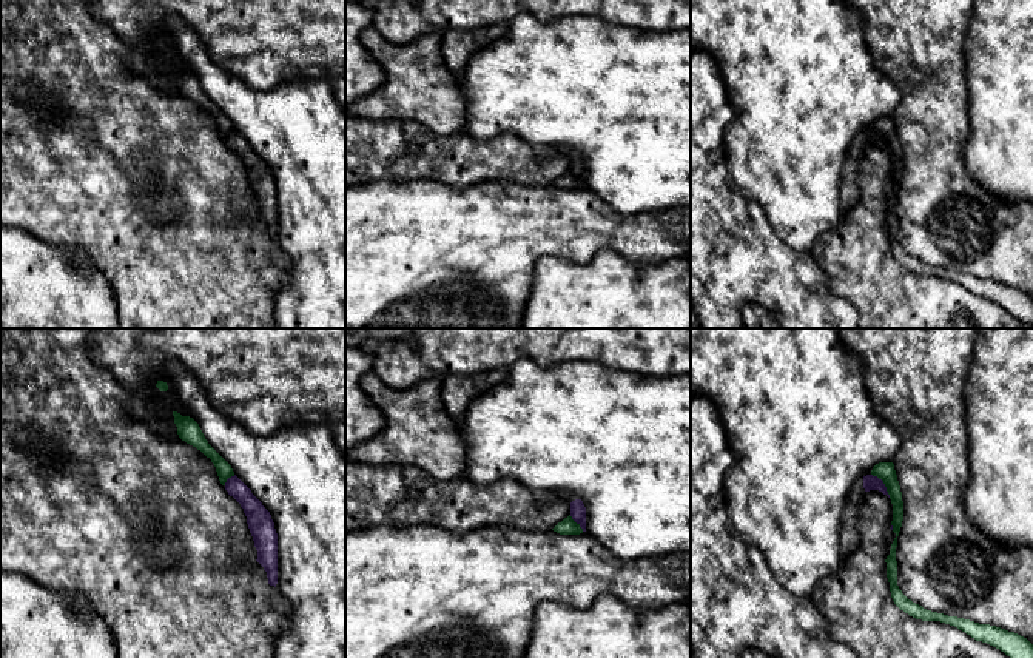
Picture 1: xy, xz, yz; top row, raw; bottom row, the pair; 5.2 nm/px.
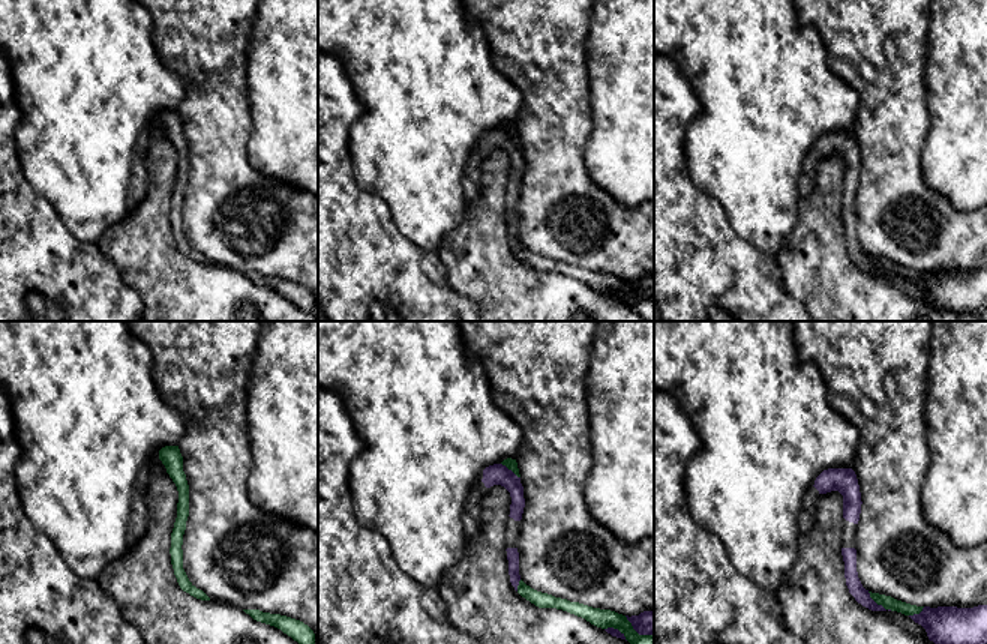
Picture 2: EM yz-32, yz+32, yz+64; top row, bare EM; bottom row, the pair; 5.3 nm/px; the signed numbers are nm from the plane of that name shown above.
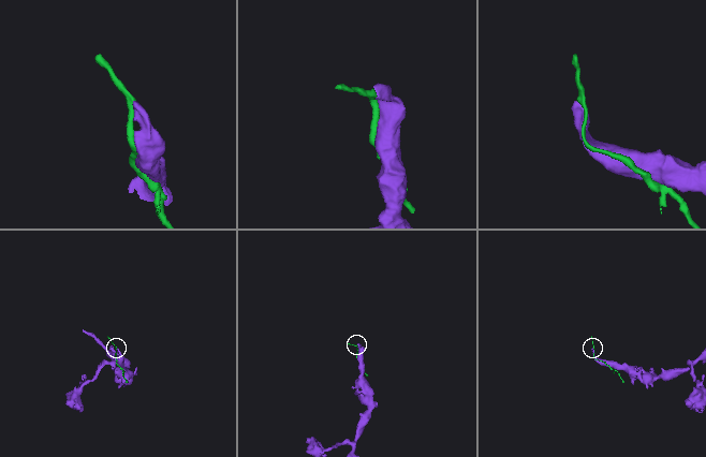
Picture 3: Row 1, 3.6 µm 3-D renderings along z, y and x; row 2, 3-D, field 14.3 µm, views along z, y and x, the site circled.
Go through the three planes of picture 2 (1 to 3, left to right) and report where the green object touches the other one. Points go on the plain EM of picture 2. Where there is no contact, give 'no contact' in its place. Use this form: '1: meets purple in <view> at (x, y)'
1: no contact
2: meets purple in yz+32 at (510, 134)
3: meets purple in yz+64 at (875, 266)

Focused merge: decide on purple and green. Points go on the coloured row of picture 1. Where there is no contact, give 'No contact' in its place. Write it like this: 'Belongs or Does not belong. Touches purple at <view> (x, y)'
Does not belong. Touches purple at yz (884, 484)

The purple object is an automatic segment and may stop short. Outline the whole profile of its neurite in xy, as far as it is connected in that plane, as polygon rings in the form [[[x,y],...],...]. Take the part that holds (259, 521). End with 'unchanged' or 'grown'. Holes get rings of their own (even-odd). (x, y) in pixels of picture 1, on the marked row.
[[[234,475],[227,479],[225,490],[233,496],[247,516],[247,524],[257,550],[257,562],[267,572],[268,584],[278,584],[278,533],[270,512]]]; unchanged

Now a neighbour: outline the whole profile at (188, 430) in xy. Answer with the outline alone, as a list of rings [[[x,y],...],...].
[[[173,411],[173,416],[179,438],[211,459],[220,484],[225,485],[227,479],[234,476],[231,465],[208,444],[199,424],[193,418],[182,416],[177,411]]]

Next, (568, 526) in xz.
[[[570,515],[567,518],[564,518],[561,522],[558,522],[552,530],[560,535],[580,535],[580,533],[583,533],[583,529],[580,527],[580,524],[577,524],[572,519]]]

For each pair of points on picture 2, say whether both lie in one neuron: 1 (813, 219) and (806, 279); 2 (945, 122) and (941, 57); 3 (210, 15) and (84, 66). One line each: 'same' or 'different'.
1: same
2: same
3: different

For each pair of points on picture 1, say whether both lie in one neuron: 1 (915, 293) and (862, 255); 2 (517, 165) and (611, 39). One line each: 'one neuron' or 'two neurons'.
1: one neuron
2: two neurons

